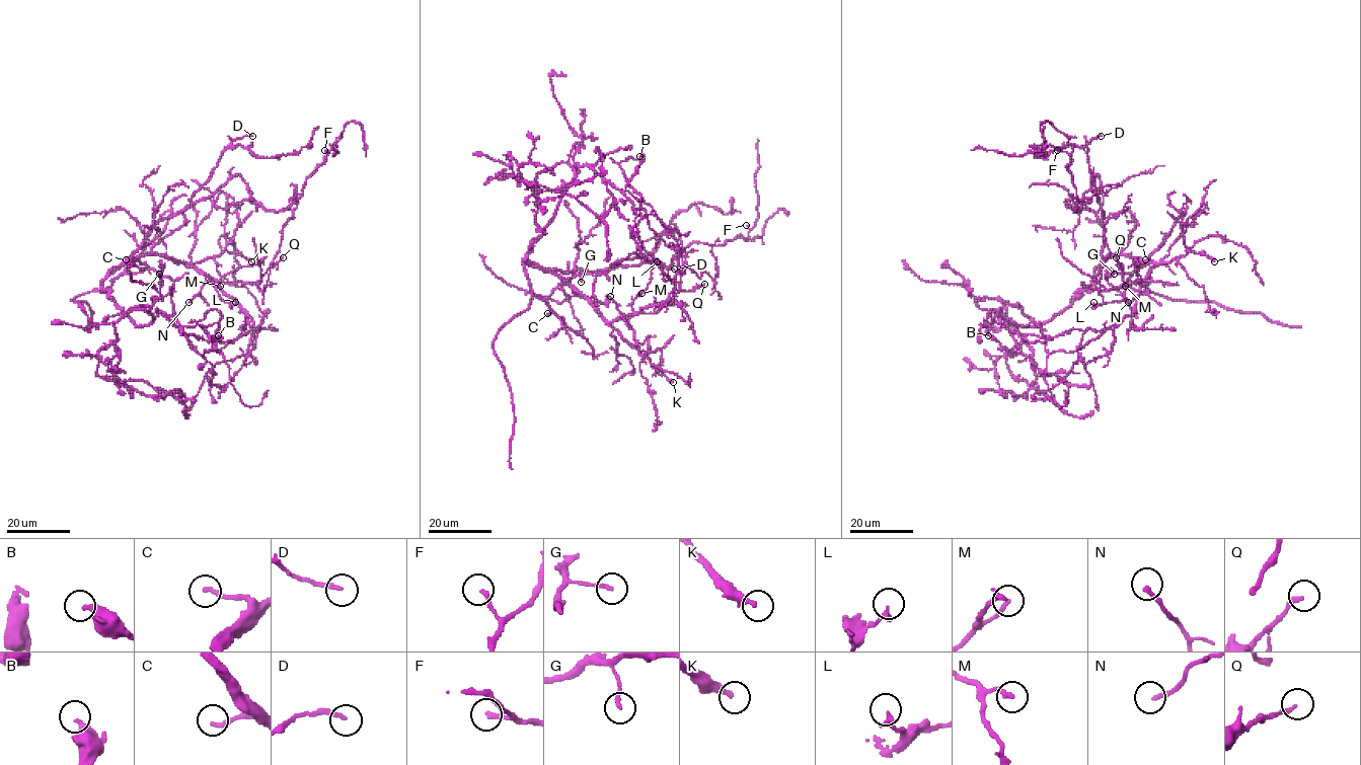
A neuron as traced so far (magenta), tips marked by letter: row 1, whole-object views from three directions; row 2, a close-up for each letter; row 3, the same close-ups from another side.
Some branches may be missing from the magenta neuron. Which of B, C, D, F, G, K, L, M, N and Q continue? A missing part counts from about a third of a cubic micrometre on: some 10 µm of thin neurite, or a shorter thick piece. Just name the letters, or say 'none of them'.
C, K

